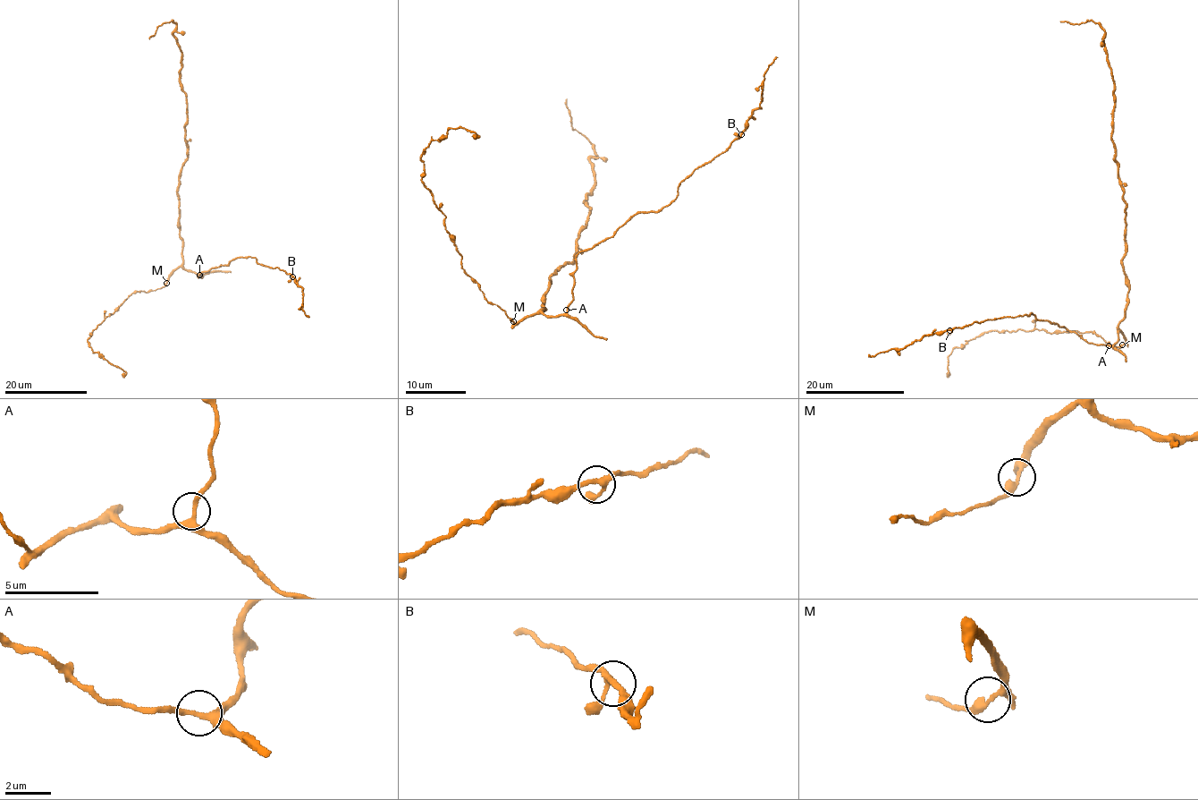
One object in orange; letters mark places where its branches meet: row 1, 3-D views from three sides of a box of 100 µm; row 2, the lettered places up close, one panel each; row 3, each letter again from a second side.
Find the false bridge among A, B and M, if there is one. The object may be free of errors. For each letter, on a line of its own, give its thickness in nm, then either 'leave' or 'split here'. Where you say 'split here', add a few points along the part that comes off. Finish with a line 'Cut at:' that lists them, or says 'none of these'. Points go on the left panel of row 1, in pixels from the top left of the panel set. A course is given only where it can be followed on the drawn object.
A: calibre 240 nm; leave
B: calibre 240 nm; leave
M: calibre 240 nm; leave
Cut at: none of these

